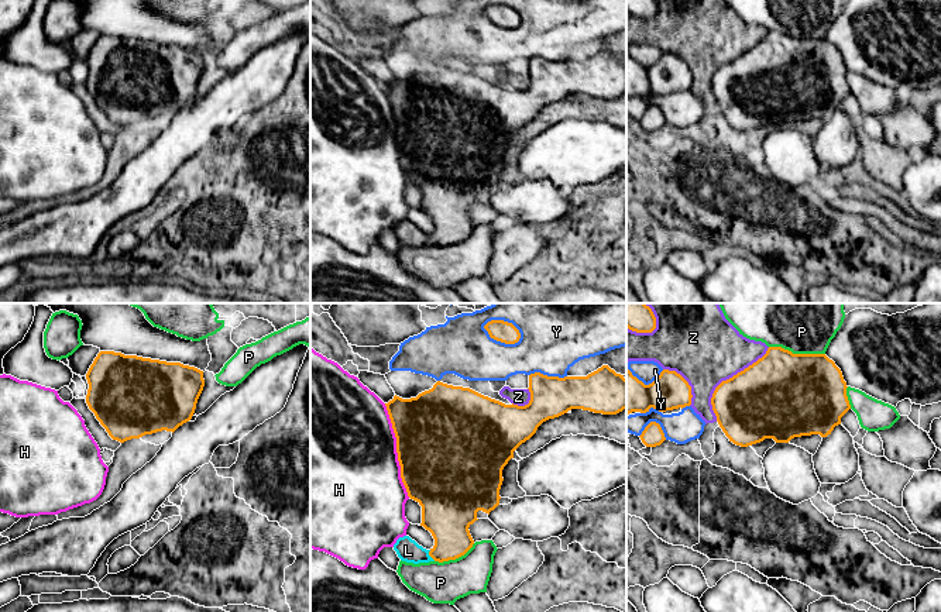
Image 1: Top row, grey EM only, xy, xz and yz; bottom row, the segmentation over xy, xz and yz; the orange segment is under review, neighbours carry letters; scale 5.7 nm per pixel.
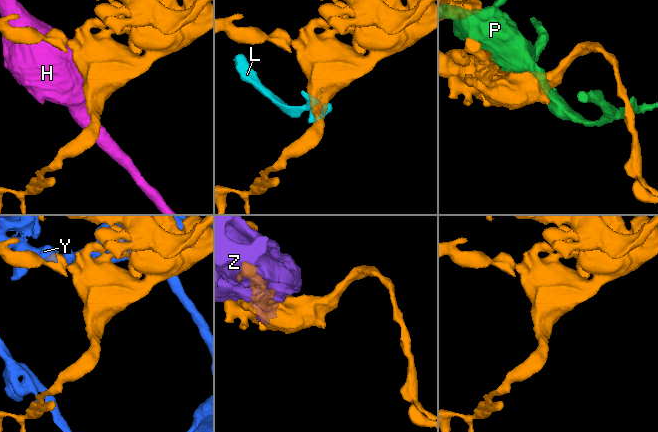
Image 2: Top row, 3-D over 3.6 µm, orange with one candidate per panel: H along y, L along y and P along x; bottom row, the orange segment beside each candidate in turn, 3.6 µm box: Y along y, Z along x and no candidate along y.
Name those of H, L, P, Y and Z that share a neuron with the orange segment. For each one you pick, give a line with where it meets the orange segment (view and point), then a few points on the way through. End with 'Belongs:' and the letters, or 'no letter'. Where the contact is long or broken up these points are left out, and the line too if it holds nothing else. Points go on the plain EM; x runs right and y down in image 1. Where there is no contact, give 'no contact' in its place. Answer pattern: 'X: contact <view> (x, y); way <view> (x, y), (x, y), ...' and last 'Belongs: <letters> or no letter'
L: contact xz (430, 240); way xz (446, 199), (446, 224), (430, 240), (408, 234)
Belongs: L

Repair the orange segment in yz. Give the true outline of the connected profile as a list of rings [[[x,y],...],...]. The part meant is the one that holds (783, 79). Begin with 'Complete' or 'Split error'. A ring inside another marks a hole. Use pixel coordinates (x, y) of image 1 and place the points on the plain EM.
Complete. [[[769,31],[756,47],[722,65],[711,89],[720,111],[736,130],[748,131],[765,123],[789,127],[794,121],[831,118],[851,93],[846,72],[841,54],[825,38],[793,38]]]

